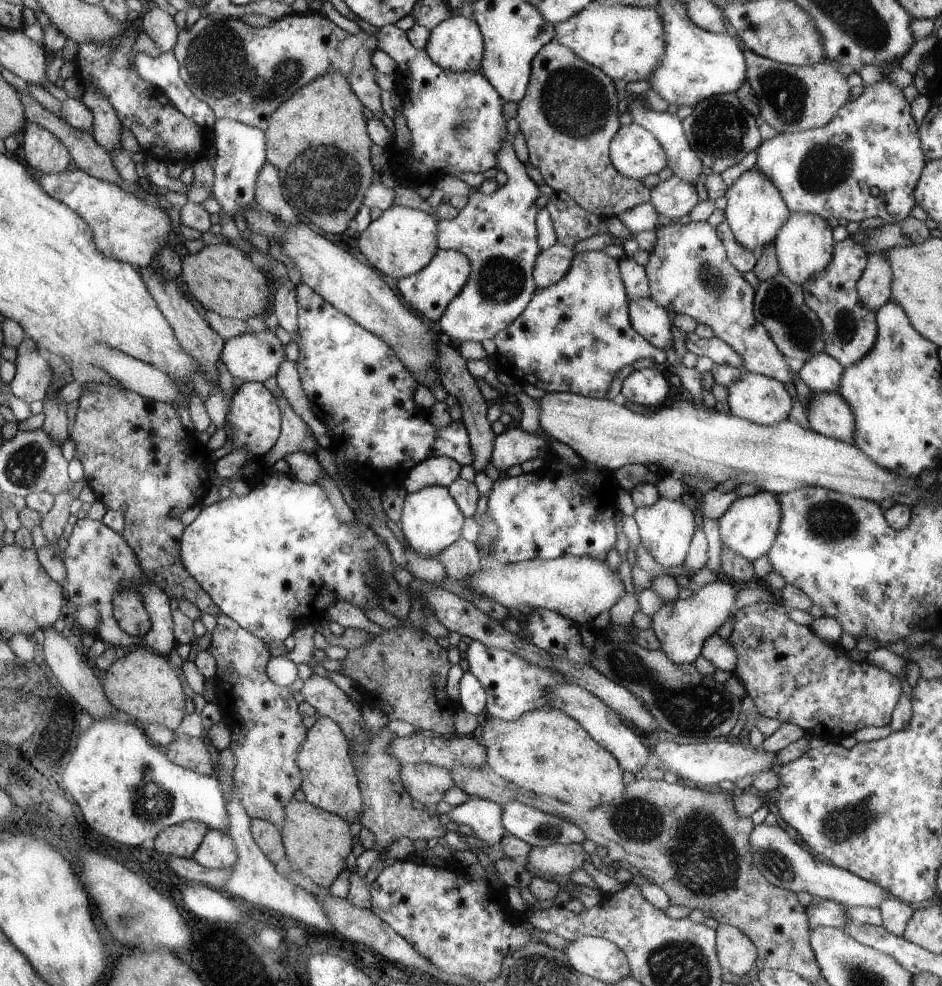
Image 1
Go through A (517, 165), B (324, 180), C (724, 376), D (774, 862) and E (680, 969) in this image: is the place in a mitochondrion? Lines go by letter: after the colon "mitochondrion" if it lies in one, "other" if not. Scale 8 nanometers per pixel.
A: other
B: mitochondrion
C: other
D: mitochondrion
E: mitochondrion

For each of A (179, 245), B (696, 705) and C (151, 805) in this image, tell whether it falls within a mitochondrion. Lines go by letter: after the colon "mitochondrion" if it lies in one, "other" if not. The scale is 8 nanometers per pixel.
A: other
B: mitochondrion
C: mitochondrion

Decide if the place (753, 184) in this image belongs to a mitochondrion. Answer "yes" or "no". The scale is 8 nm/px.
no

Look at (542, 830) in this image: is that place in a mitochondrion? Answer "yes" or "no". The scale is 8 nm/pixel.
yes

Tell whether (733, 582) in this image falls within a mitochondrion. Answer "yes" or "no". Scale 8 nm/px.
no

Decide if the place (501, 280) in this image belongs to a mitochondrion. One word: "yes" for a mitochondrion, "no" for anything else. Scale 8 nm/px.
yes

